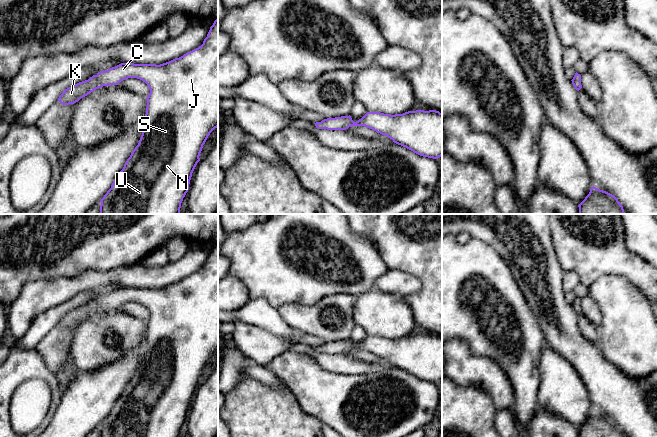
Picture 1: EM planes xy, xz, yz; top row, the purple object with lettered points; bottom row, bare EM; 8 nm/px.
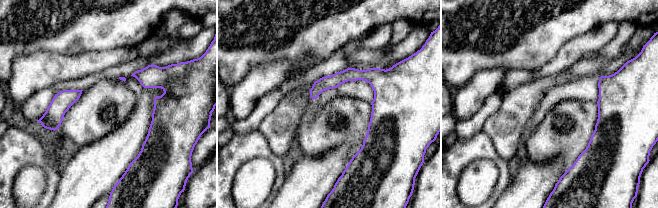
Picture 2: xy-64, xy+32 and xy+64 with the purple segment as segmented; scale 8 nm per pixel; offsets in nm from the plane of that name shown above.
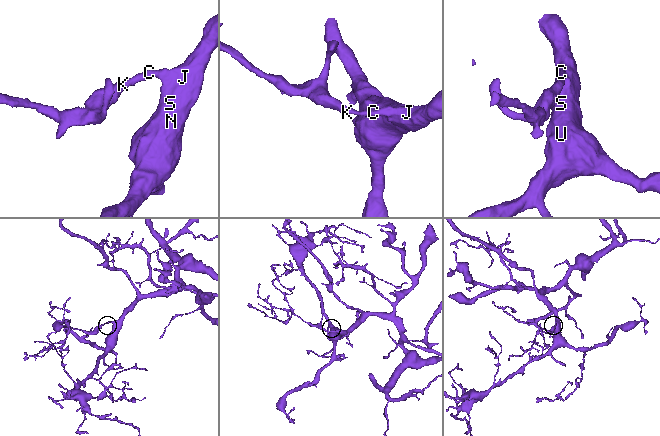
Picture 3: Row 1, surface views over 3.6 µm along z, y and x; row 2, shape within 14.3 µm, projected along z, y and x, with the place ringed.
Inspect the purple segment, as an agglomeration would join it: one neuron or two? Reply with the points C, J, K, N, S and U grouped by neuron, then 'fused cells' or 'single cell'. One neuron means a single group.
C J K N S U | single cell

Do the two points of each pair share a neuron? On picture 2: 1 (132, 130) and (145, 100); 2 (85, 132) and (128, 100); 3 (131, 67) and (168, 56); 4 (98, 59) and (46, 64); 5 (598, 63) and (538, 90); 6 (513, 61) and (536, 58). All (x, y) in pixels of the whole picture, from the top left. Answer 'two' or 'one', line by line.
1: one
2: one
3: two
4: one
5: one
6: one

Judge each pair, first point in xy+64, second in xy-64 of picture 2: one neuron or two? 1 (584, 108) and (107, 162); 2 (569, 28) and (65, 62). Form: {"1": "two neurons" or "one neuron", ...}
{"1": "two neurons", "2": "two neurons"}

